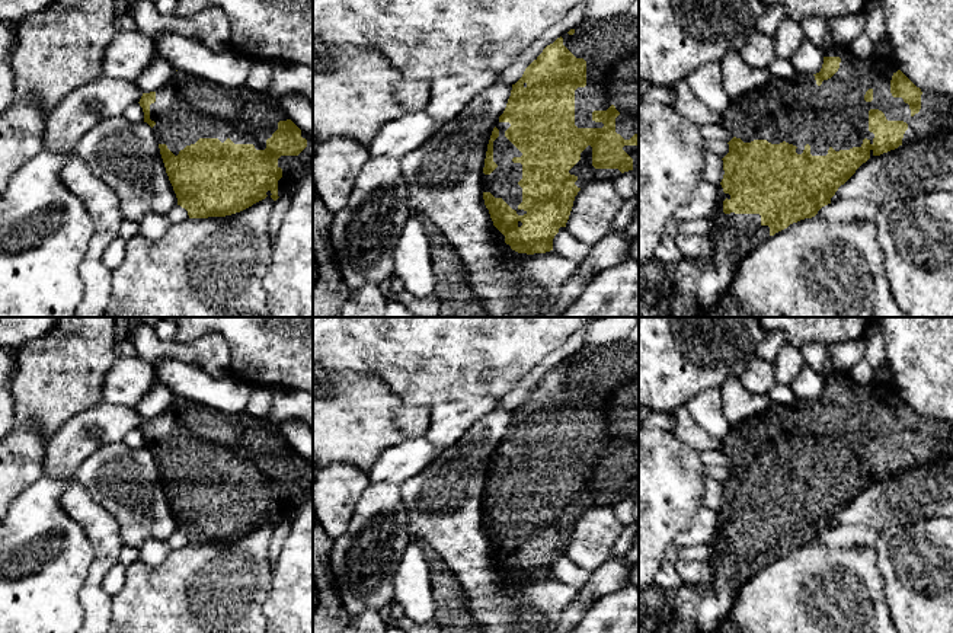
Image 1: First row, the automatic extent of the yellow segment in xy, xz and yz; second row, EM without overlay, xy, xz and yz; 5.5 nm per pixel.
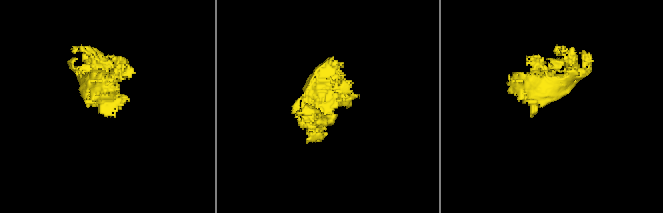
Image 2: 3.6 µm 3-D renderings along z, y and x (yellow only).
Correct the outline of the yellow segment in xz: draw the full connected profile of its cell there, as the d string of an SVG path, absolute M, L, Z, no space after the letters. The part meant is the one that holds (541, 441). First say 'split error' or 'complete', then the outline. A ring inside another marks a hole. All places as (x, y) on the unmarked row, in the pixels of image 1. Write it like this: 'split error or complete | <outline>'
split error | M639 342L583 346L563 359L512 410L503 439L492 457L482 517L496 563L518 579L553 576L554 562L566 556L575 522L597 506L613 508L639 492Z

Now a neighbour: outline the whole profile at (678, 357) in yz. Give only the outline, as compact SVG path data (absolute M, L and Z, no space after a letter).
M639 317L639 412L672 413L695 394L720 389L730 375L741 377L768 333L758 317Z

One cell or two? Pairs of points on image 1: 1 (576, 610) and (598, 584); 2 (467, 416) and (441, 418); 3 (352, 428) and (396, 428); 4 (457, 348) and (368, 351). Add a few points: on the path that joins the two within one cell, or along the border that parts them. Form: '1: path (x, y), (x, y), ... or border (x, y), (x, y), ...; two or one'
1: path (579, 604), (592, 590); one
2: path (461, 416), (447, 418); one
3: path (363, 428), (386, 428); one
4: path (435, 348), (390, 348); one

